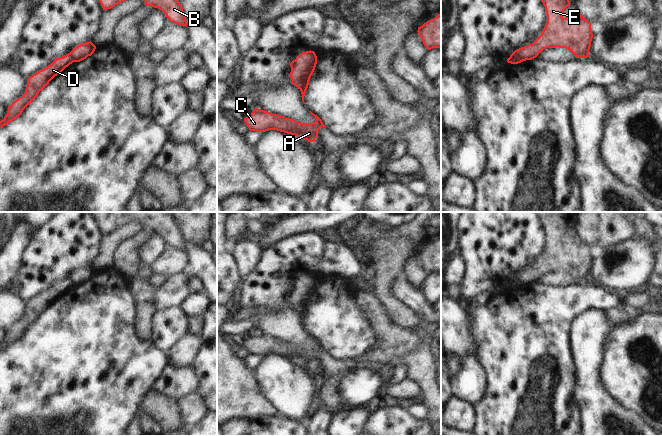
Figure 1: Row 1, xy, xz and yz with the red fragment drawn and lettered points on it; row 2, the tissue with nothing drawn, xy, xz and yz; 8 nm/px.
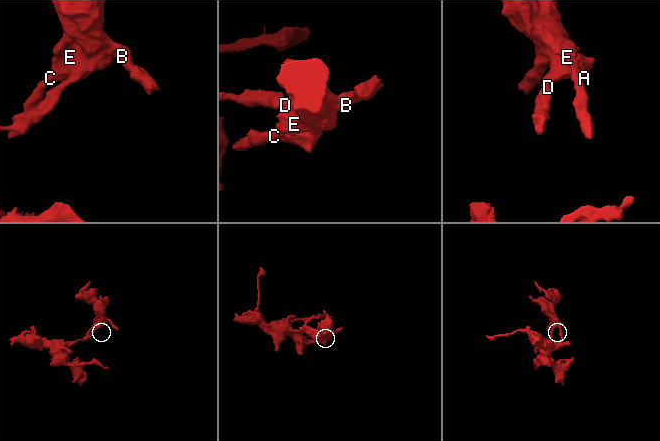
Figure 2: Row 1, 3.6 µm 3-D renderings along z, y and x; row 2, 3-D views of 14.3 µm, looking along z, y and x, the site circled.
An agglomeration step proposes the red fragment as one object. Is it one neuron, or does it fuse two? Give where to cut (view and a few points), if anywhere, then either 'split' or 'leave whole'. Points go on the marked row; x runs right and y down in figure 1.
cut yz (510, 55), (518, 54), (524, 60); split

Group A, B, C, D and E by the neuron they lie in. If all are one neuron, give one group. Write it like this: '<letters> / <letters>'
A B C E / D

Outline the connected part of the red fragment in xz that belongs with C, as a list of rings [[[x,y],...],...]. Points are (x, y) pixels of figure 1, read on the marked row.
[[[256,107],[250,116],[244,118],[244,122],[250,131],[266,132],[268,130],[277,130],[297,136],[308,142],[314,142],[318,137],[319,129],[326,126],[317,115],[311,111],[309,112],[315,117],[316,121],[314,123],[303,124],[294,119],[272,114]]]

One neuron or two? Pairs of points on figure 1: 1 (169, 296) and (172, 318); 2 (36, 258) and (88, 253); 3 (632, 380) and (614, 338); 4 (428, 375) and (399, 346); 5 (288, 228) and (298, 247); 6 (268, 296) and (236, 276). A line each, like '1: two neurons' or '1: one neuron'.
1: two neurons
2: one neuron
3: one neuron
4: two neurons
5: two neurons
6: two neurons

